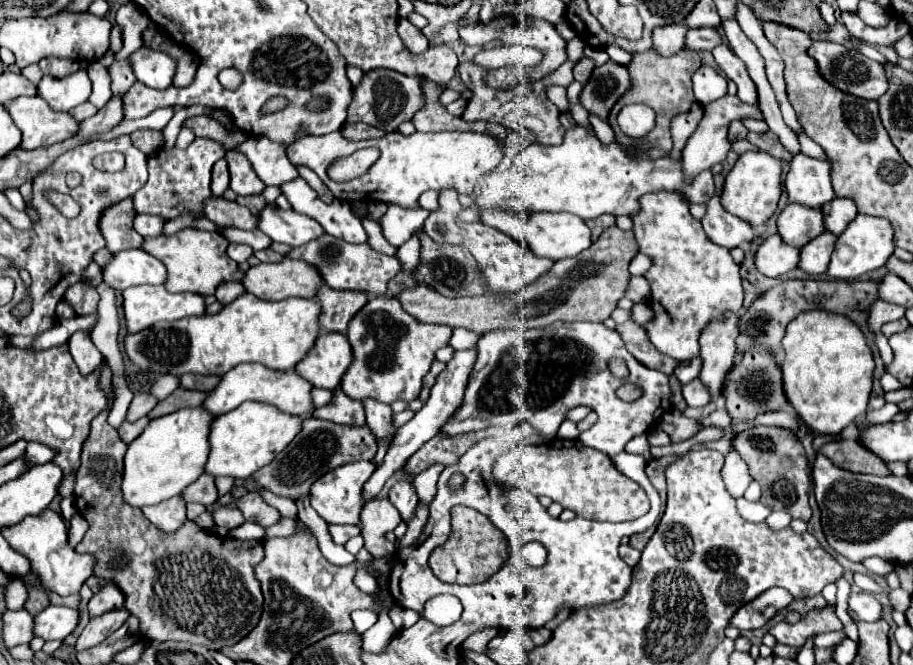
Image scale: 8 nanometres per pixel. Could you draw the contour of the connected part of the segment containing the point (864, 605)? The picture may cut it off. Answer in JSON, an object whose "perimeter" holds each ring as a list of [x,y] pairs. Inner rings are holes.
{"perimeter":[[[867,592],[851,594],[851,598],[849,598],[849,616],[855,622],[859,622],[859,620],[877,622],[877,620],[881,620],[881,614],[883,614],[883,606],[881,606],[879,600],[875,600],[873,594],[867,594]]]}

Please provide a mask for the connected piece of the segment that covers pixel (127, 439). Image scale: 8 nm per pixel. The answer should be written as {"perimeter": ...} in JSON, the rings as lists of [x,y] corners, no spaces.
{"perimeter":[[[141,418],[141,420],[137,420],[137,422],[123,422],[117,432],[119,432],[119,436],[121,436],[121,440],[123,440],[125,444],[131,444],[131,442],[145,430],[147,424],[149,424],[149,418]]]}

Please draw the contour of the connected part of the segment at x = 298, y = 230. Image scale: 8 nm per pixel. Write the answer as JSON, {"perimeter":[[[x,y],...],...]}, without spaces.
{"perimeter":[[[265,206],[259,212],[259,230],[271,236],[275,242],[289,246],[303,246],[313,238],[325,234],[321,224],[295,210],[281,210],[277,206]]]}

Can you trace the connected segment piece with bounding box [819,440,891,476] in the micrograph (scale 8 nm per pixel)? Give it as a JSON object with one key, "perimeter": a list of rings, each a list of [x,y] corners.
{"perimeter":[[[839,440],[839,442],[829,442],[819,448],[821,454],[831,458],[837,466],[843,470],[851,472],[861,472],[861,474],[875,474],[875,476],[889,476],[887,464],[867,450],[859,440]]]}

